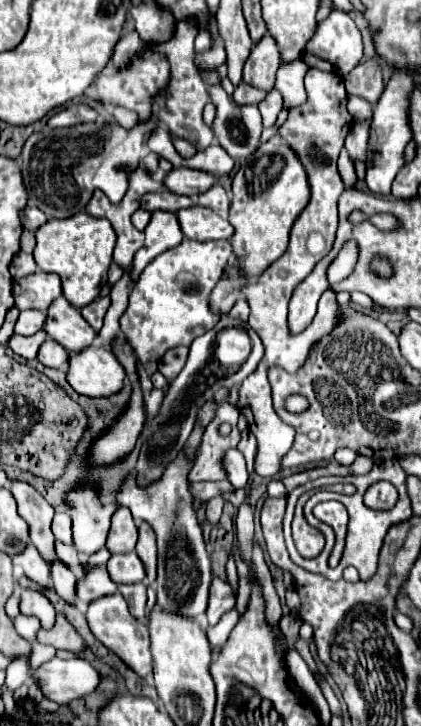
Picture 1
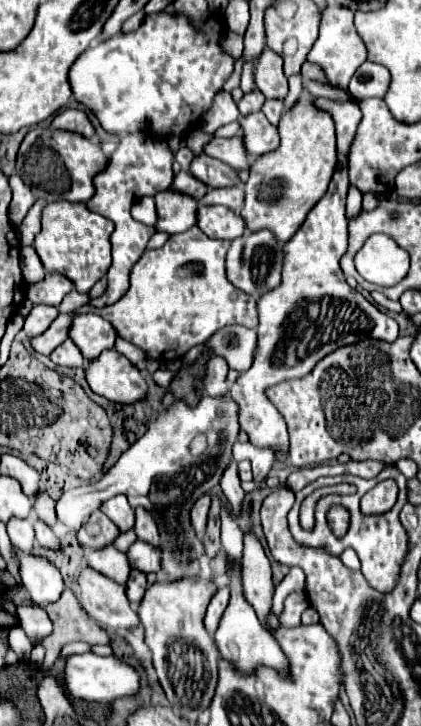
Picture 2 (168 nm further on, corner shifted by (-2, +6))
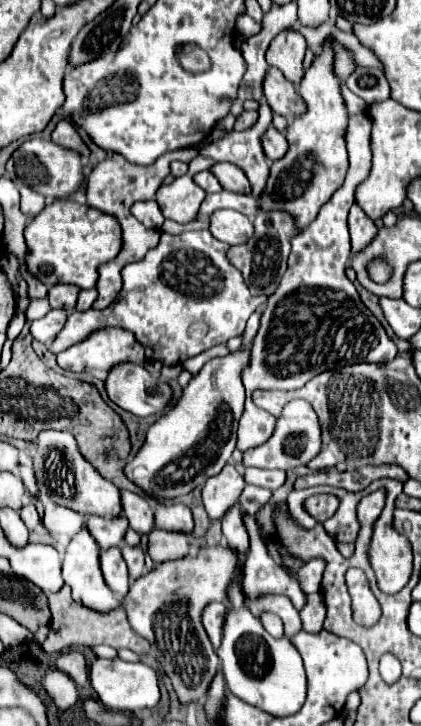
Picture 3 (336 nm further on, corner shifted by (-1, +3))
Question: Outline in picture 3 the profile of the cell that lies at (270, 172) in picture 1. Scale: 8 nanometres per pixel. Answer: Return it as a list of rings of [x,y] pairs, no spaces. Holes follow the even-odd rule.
[[[327,36],[321,52],[315,56],[313,64],[305,72],[301,80],[299,94],[307,104],[307,114],[295,118],[287,126],[287,140],[289,140],[289,150],[287,154],[273,162],[271,166],[271,176],[267,180],[267,188],[263,196],[259,198],[261,210],[283,210],[287,208],[289,214],[295,216],[297,228],[309,226],[315,218],[317,212],[337,188],[341,188],[347,172],[347,150],[345,150],[345,124],[347,124],[347,108],[345,100],[341,94],[341,80],[333,72],[333,62],[335,62],[335,50],[331,46],[333,36]]]

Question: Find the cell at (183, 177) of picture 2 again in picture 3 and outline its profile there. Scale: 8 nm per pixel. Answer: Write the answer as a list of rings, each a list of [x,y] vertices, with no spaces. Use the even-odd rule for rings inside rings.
[[[203,170],[195,176],[195,182],[205,190],[205,192],[221,192],[221,184],[217,178],[213,178],[213,174],[209,170]]]

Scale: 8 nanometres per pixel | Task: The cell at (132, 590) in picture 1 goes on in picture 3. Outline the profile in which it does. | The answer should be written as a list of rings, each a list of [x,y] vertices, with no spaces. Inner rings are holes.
[[[125,544],[125,546],[121,548],[121,552],[123,552],[123,558],[125,558],[125,562],[127,562],[131,580],[139,578],[139,576],[143,574],[143,550],[141,550],[141,546],[127,546],[127,544]]]

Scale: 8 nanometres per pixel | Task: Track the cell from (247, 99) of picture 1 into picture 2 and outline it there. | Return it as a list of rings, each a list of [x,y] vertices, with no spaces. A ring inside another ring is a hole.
[[[252,89],[250,93],[246,93],[238,101],[240,115],[248,115],[248,113],[254,113],[254,111],[260,111],[262,105],[264,105],[264,101],[266,101],[266,97],[262,97],[262,93],[258,93],[258,89]]]

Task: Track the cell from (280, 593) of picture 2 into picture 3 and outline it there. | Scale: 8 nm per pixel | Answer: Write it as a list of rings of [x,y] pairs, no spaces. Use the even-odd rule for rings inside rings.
[[[313,558],[311,562],[303,564],[295,574],[301,589],[305,594],[319,592],[319,584],[323,578],[323,570],[325,570],[325,560],[321,558]]]

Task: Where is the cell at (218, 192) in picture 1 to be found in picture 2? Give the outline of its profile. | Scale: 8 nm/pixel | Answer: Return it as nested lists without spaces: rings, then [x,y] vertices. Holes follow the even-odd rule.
[[[224,187],[224,189],[208,189],[208,193],[200,199],[202,205],[224,205],[234,213],[240,213],[244,201],[244,187]]]

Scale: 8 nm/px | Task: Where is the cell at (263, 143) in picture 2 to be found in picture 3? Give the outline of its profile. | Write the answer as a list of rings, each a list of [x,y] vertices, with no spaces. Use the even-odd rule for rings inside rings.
[[[271,126],[271,128],[263,134],[263,150],[265,150],[265,156],[267,156],[271,162],[279,160],[279,158],[285,156],[285,152],[287,152],[287,140],[285,140],[285,136]]]

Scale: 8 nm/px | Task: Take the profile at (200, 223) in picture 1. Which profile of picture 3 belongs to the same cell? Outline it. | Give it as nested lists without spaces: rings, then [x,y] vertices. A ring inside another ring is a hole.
[[[217,210],[211,216],[209,230],[213,236],[227,244],[243,244],[253,236],[253,222],[233,210]]]

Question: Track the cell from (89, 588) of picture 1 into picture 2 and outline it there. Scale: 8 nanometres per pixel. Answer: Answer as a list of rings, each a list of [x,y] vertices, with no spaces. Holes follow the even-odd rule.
[[[112,545],[104,547],[104,549],[96,549],[90,551],[86,555],[86,565],[92,567],[94,571],[114,579],[116,583],[126,583],[128,581],[128,573],[130,573],[130,565],[126,559],[126,553],[116,551]]]

